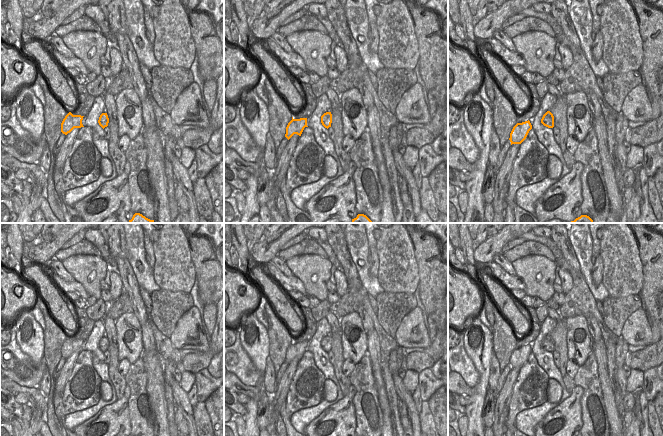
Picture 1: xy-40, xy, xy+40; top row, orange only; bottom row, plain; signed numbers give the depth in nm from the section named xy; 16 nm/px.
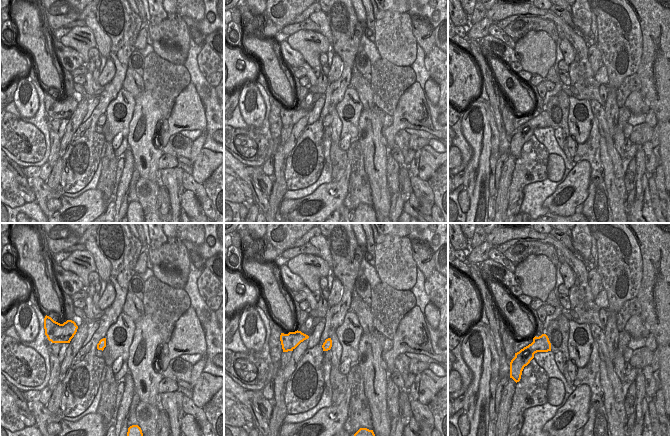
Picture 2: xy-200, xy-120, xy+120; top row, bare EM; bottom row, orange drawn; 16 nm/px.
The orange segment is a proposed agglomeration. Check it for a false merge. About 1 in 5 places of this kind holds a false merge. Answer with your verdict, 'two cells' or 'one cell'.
two cells

